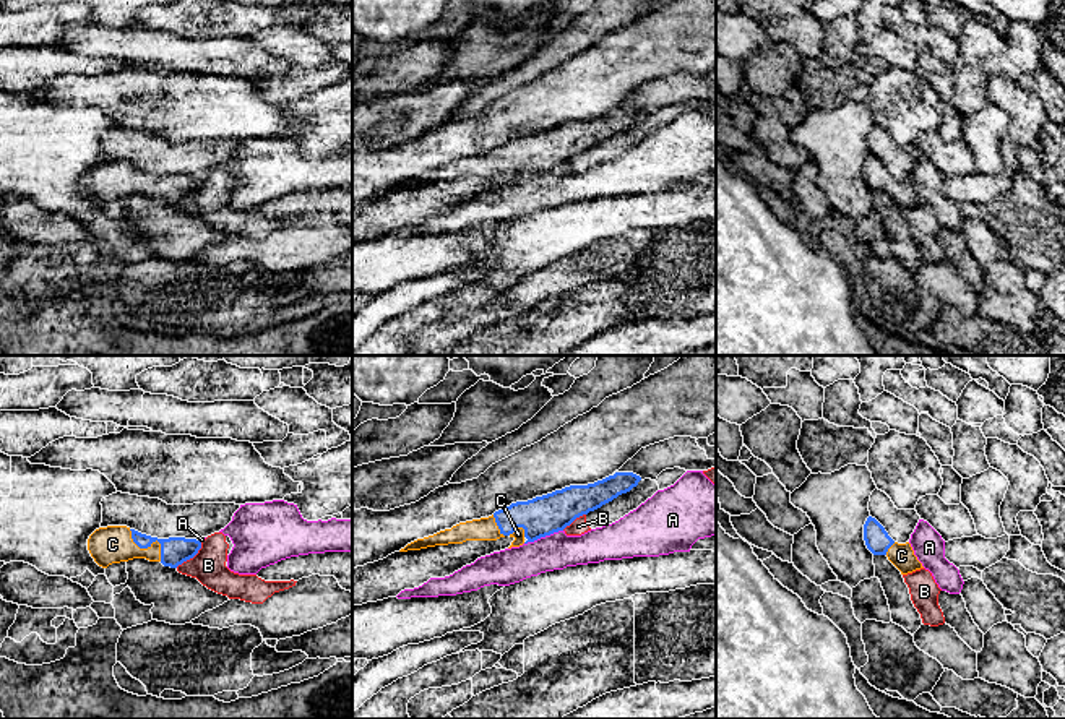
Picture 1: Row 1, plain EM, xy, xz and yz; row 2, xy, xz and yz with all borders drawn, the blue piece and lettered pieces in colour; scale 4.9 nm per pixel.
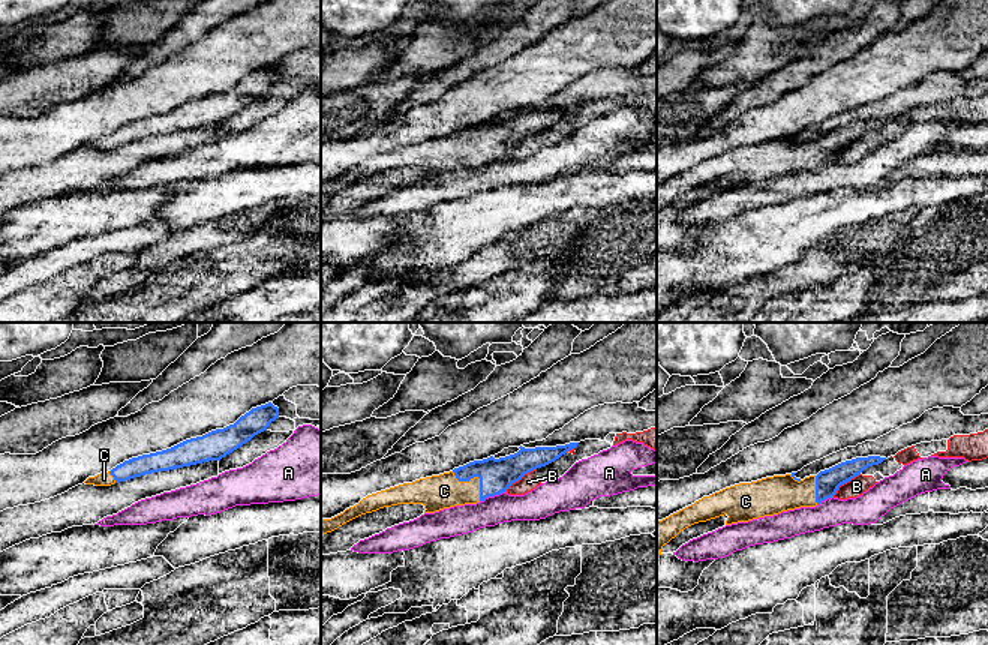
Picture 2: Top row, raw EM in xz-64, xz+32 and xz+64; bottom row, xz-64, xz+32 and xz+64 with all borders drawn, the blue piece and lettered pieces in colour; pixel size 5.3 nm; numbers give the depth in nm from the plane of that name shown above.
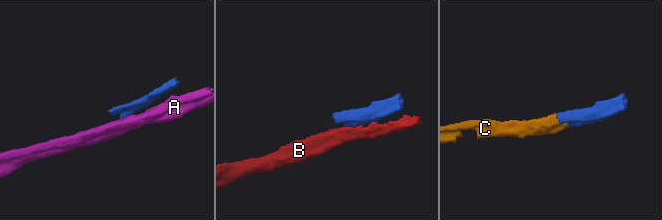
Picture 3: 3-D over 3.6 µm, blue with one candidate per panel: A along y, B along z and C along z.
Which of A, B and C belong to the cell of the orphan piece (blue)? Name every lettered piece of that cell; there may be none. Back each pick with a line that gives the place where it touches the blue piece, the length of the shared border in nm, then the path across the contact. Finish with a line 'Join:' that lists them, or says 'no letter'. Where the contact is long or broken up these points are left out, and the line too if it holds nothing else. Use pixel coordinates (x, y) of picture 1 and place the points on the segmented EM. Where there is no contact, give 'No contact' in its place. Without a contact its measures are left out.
C: Touches blue at xy (150, 546). Shared border 220 nm. Path across: xy (174, 551), (156, 541), (150, 546), (112, 544)
Join: C

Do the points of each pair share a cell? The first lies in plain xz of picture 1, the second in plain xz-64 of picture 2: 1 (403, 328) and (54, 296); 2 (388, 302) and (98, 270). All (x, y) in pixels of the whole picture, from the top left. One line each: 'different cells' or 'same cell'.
1: same cell
2: different cells

